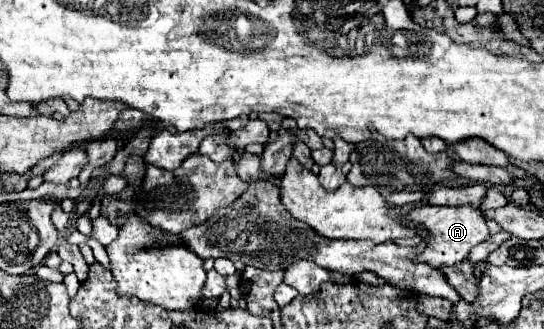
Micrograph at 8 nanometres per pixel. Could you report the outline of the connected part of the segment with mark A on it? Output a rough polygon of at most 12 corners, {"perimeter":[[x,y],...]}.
{"perimeter":[[471,205],[415,207],[427,249],[415,259],[455,265],[491,235]]}

